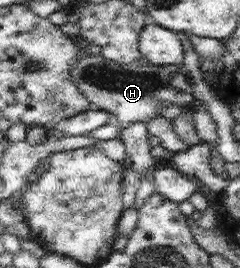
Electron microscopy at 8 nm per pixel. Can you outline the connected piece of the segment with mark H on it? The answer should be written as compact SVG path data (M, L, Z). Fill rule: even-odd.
M83 51L82 58L75 66L73 77L85 92L92 106L96 109L110 111L123 125L131 126L132 123L144 121L149 123L156 117L165 113L163 102L187 105L195 100L193 94L188 93L178 83L174 82L174 76L180 73L180 66L160 66L150 62L139 65L137 69L129 69L125 64L107 59L103 53L89 56L88 51Z

